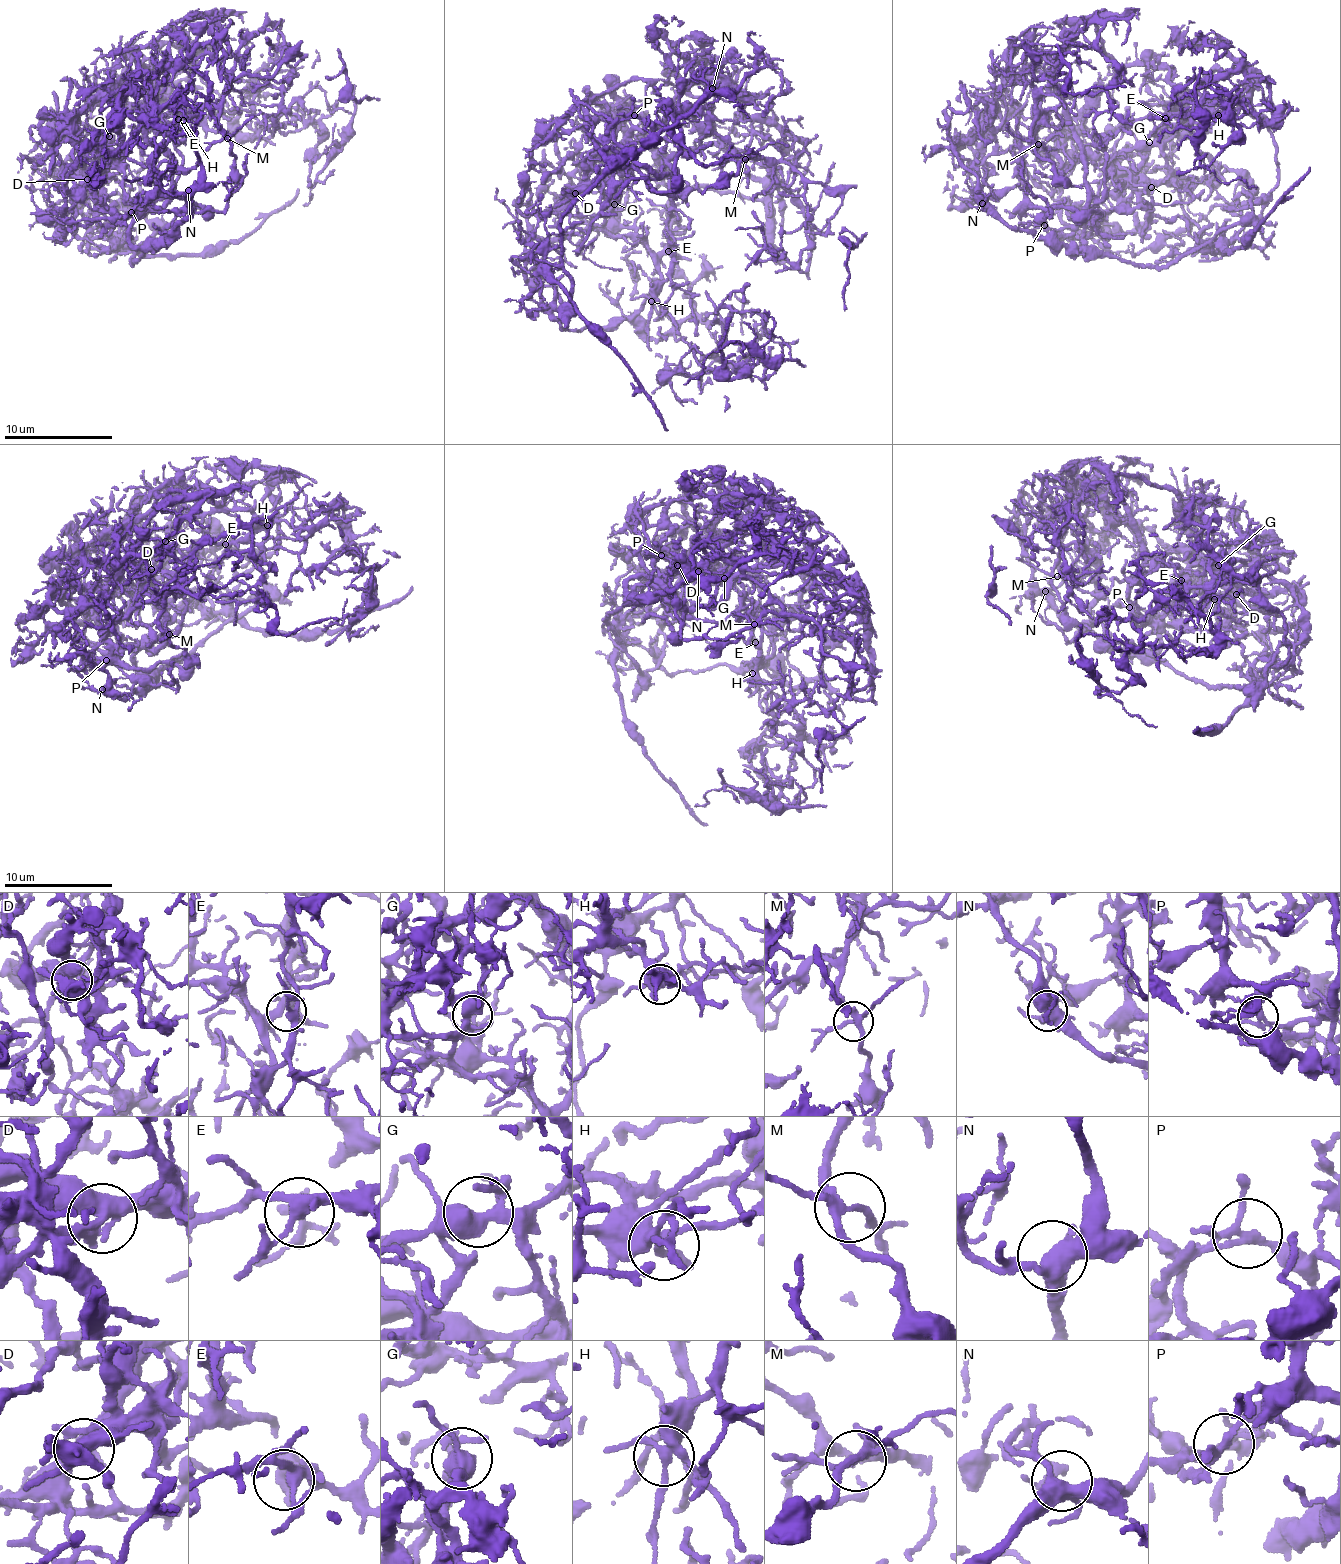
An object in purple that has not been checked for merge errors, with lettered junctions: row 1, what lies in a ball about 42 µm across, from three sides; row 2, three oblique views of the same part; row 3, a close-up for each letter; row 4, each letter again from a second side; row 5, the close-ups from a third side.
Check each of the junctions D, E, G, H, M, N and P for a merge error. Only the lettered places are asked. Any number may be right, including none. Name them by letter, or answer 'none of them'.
D, P

